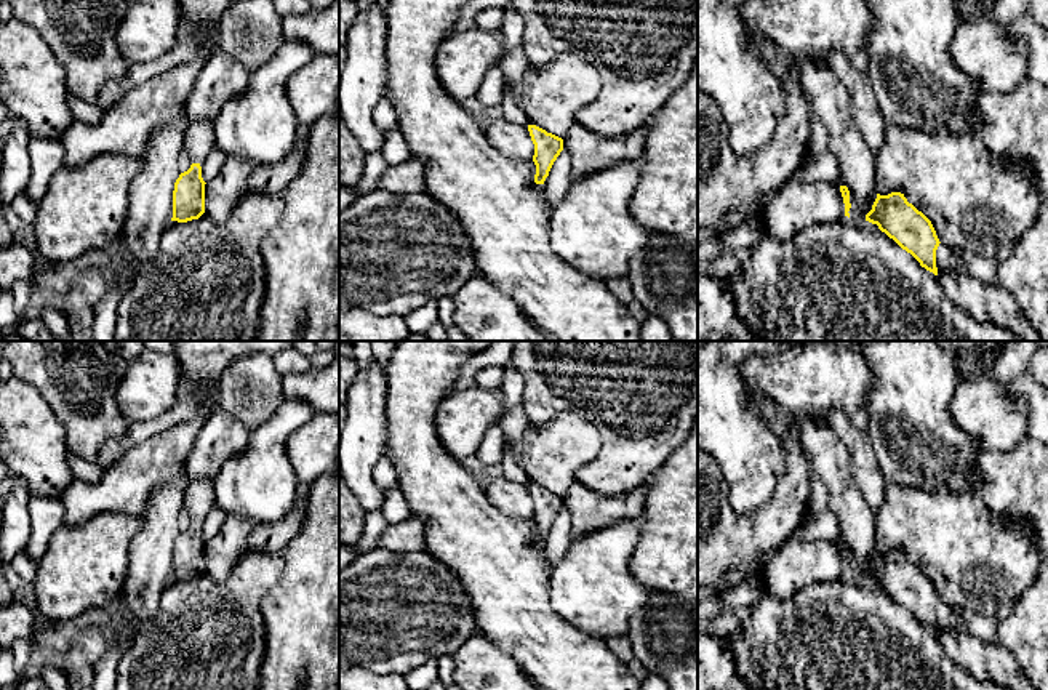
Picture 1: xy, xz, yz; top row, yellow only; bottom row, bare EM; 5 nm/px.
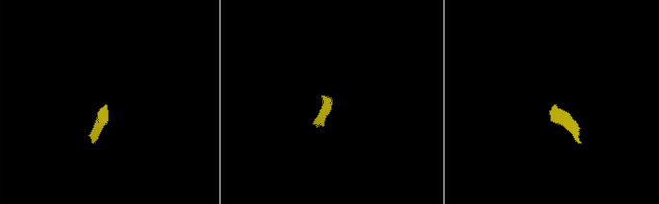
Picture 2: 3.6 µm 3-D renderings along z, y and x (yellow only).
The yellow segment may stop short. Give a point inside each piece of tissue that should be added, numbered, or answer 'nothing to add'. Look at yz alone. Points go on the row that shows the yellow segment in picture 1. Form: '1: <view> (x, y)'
1: yz (946, 260)

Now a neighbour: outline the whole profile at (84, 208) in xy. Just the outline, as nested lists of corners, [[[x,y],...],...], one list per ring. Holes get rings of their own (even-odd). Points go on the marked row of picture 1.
[[[115,154],[77,168],[59,166],[34,223],[40,263],[67,269],[85,253],[107,248],[123,231],[130,189],[141,168],[142,157]]]

